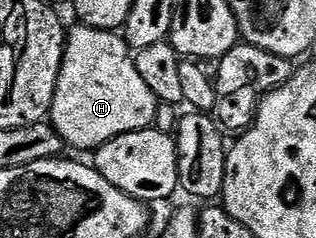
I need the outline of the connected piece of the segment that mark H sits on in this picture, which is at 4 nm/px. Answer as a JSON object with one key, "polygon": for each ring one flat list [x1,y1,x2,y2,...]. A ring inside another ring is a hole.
{"polygon":[[80,22,74,23,74,25,74,28,70,27,68,29,65,37,65,53,63,54,63,62,59,70,59,82,55,86,55,98,53,99,53,105,48,115,48,119,51,121,55,131,61,136,61,139,65,141,70,149,89,148,88,150,96,150,102,144,106,144,107,141,119,134,127,134,135,130,154,127,159,101,155,98,155,94,151,94,151,90,147,90,147,82,143,82,143,77,140,76,139,70,135,70,135,62,133,61,134,53,131,51,129,45,125,43,124,39,116,31,104,28,92,28]]}

